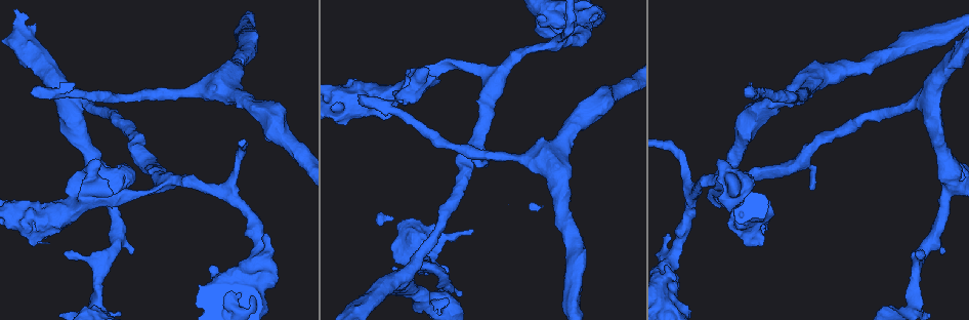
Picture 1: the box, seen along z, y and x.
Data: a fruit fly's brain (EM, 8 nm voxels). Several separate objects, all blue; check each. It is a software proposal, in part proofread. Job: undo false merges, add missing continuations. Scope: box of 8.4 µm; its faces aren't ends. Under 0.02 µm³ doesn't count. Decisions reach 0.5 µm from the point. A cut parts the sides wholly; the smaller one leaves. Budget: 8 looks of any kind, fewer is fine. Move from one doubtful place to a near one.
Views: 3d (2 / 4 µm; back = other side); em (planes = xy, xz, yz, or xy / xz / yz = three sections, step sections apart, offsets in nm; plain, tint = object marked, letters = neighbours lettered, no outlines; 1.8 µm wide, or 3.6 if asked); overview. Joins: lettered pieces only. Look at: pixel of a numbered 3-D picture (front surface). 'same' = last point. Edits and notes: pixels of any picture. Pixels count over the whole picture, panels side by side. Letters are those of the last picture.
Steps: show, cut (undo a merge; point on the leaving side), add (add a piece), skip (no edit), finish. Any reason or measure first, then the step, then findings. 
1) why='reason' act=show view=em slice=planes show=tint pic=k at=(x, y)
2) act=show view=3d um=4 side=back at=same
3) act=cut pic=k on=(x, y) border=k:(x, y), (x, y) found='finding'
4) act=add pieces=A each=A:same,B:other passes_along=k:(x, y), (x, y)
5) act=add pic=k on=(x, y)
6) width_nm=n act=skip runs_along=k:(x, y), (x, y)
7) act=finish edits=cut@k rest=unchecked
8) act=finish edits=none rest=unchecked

why='branch stops here' act=show view=em slice=planes show=letters pic=1 at=(745, 94)

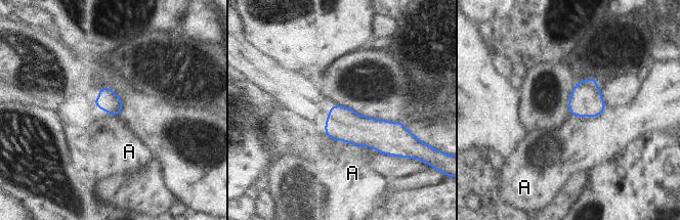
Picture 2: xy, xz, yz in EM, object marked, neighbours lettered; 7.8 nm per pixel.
longest_contact=A:260nm act=skip each=A:other border=2:(336, 139), (368, 147) found='none of them fits'

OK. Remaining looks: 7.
why='a narrow waist' act=show view=em slice=planes show=tint pic=1 at=(82, 204)

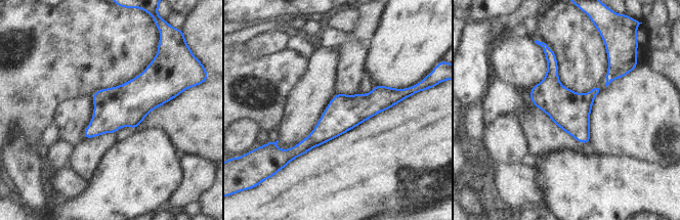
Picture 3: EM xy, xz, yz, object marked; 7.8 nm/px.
act=show view=em slice=planes show=letters at=same

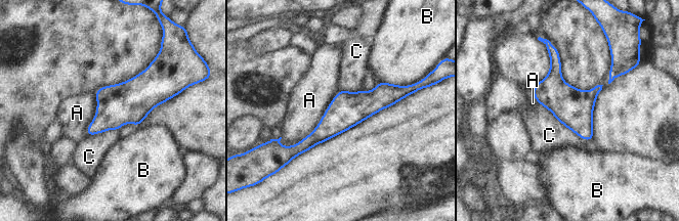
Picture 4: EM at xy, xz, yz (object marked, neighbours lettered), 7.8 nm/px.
act=skip each=A:other,B:other,C:other runs_along=4:(400, 95), (346, 109), (293, 147) found='all the same cell'

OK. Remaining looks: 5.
why='branch stops here' act=show view=em slice=planes show=letters pic=1 at=(460, 291)

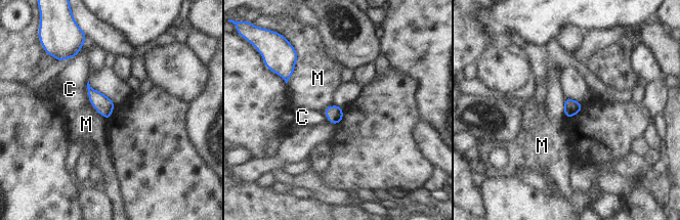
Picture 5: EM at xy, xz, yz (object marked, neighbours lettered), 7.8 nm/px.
longest_contact=M:190nm act=skip each=C:other,M:other found='no lettered piece goes on from it'

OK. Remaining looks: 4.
why='calibre changes' act=show view=3d um=4 pic=1 at=(912, 308)

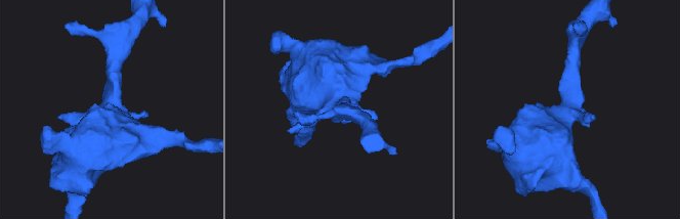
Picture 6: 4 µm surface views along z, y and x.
why='shape alone is not enough' act=show view=em um=3.6 slice=xy step=16 show=tint pic=6 at=(567, 105)

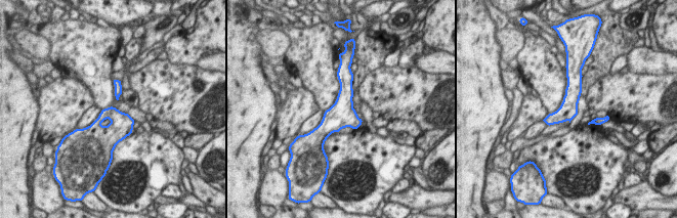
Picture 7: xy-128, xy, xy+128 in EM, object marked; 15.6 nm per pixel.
act=show view=em um=3.6 slice=planes show=letters at=same

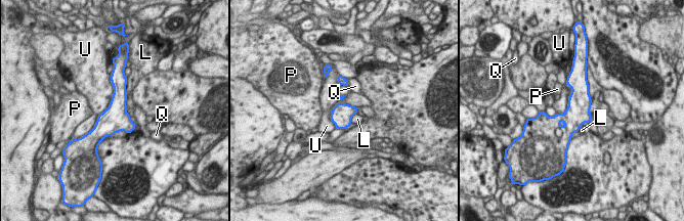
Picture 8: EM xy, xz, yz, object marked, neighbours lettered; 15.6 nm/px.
act=skip each=L:other,P:other,Q:other,U:other border=8:(359, 106), (337, 103), (335, 128) found='one cell here'

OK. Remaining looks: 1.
act=finish edits=none rest=unchecked

